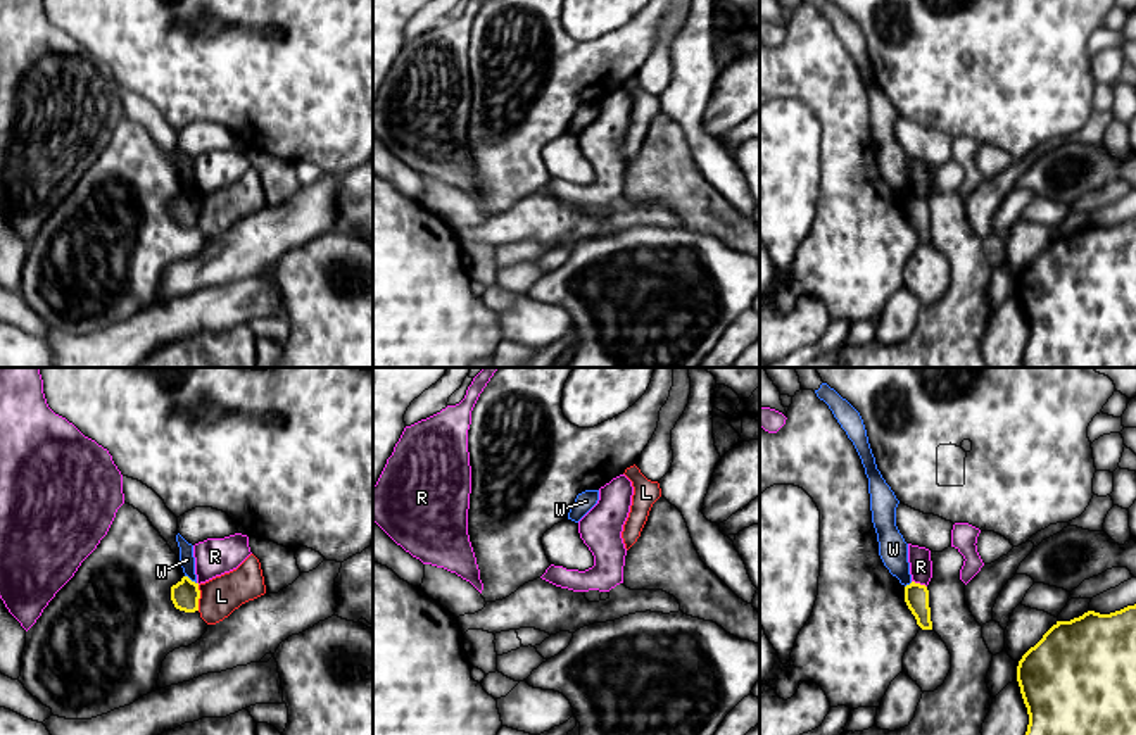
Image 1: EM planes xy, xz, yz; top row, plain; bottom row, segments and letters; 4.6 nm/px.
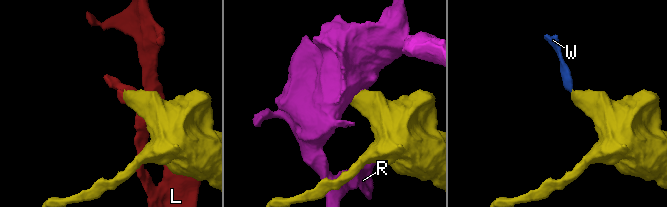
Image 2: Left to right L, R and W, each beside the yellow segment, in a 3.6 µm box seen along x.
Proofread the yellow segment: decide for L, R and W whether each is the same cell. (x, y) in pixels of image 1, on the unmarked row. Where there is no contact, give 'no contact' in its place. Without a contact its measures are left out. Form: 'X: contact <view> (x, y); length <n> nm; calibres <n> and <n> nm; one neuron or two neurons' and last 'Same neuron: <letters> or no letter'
L: contact xy (199, 211); length 120 nm; calibres 140 and 180 nm; two neurons
R: contact yz (919, 197); length 80 nm; calibres 110 and 110 nm; two neurons
W: contact xy (189, 192); length 70 nm; calibres 140 and 70 nm; two neurons
Same neuron: no letter

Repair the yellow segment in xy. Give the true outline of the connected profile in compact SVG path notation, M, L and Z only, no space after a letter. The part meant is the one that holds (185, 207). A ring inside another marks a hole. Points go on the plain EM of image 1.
M183 190L176 198L171 200L171 214L176 223L185 226L199 224L200 204L199 197Z

